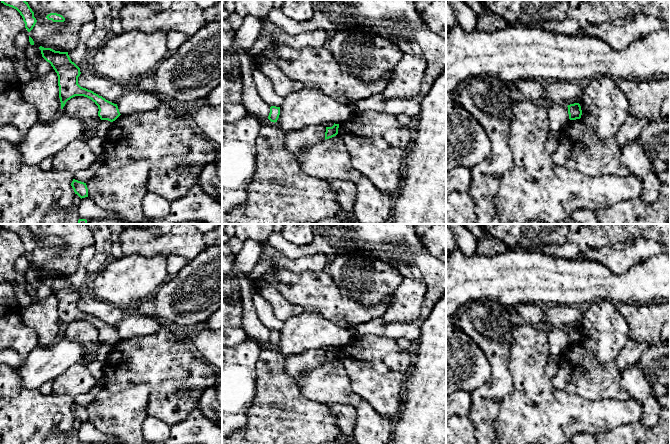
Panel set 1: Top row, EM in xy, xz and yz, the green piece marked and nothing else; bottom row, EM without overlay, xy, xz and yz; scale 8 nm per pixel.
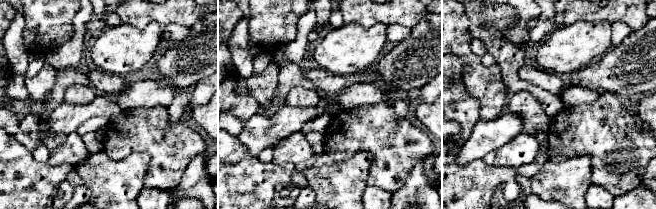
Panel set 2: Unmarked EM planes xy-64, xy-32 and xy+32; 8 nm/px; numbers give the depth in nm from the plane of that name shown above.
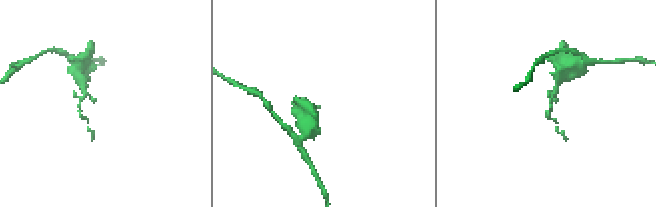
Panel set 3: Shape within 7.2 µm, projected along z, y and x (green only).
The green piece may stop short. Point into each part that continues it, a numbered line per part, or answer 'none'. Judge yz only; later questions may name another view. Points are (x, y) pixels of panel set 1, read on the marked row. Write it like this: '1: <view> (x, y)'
none

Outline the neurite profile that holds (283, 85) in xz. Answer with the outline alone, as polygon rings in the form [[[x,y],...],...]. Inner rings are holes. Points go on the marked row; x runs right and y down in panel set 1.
[[[259,59],[256,62],[255,68],[263,72],[270,79],[275,92],[283,98],[305,87],[301,82],[287,77],[277,64],[270,60]]]

